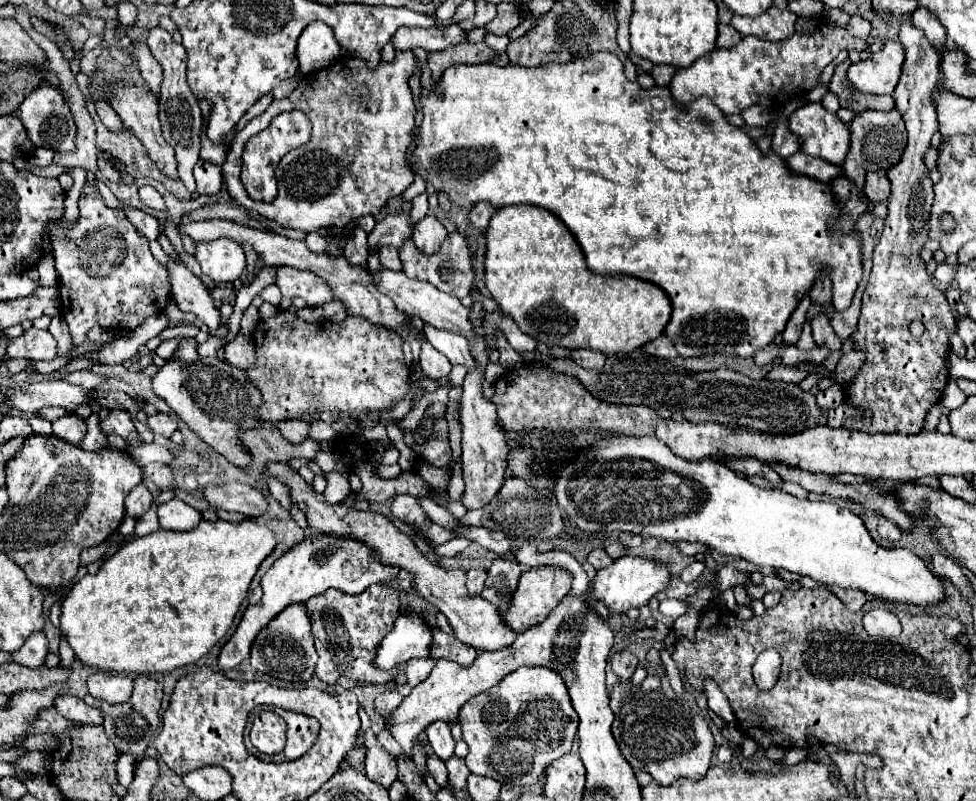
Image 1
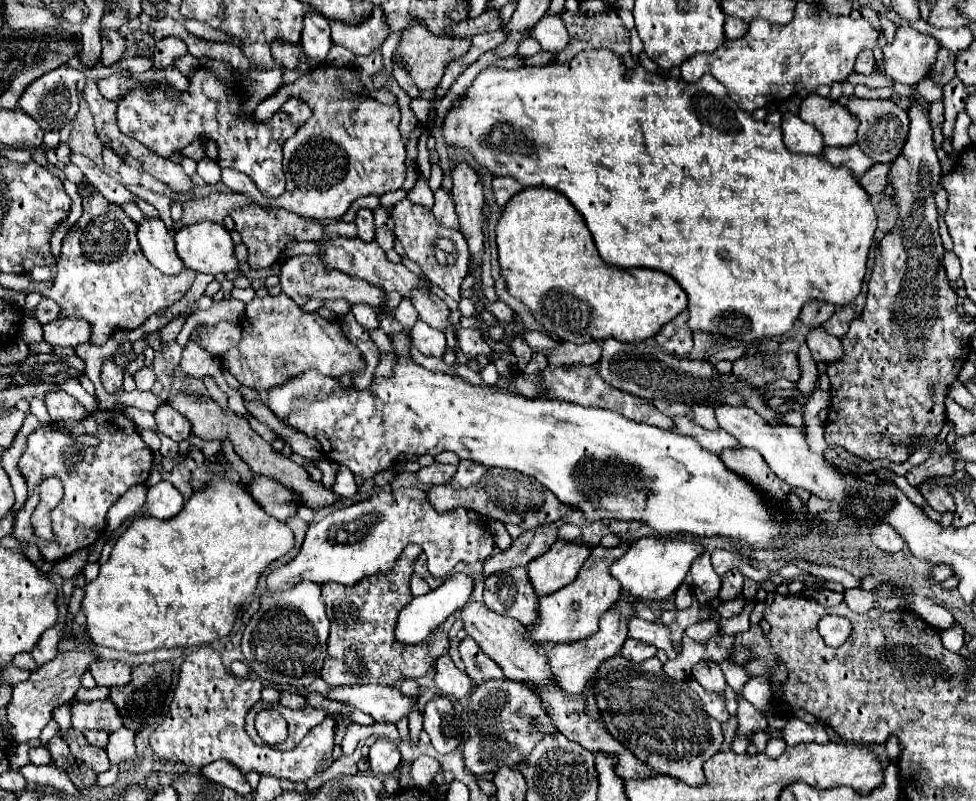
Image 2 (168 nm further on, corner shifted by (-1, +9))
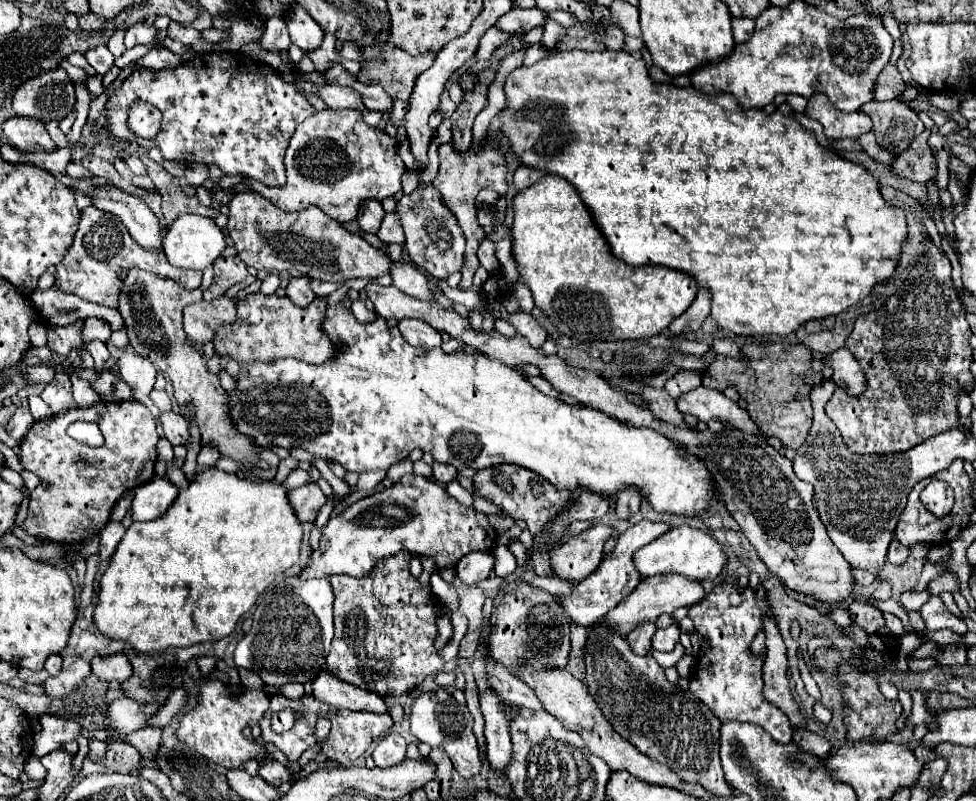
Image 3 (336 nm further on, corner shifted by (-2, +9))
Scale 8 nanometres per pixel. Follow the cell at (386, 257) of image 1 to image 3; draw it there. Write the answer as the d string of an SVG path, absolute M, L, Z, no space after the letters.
M389 212L385 214L383 218L383 224L377 232L379 240L385 242L385 244L391 244L391 242L397 242L397 244L403 244L405 242L405 234L403 234L403 226L397 218L397 212Z

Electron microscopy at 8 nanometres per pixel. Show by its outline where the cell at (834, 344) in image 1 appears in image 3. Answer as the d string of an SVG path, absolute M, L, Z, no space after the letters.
M839 348L825 358L833 366L833 382L849 396L861 396L865 392L865 372L855 362L855 356L847 348Z

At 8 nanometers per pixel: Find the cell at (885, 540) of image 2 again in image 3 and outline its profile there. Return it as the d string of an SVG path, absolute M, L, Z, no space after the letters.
M893 538L891 546L889 546L889 552L887 552L887 560L889 560L891 564L901 564L903 560L909 558L909 554L911 554L909 548L901 546L901 542L899 542L897 538Z

